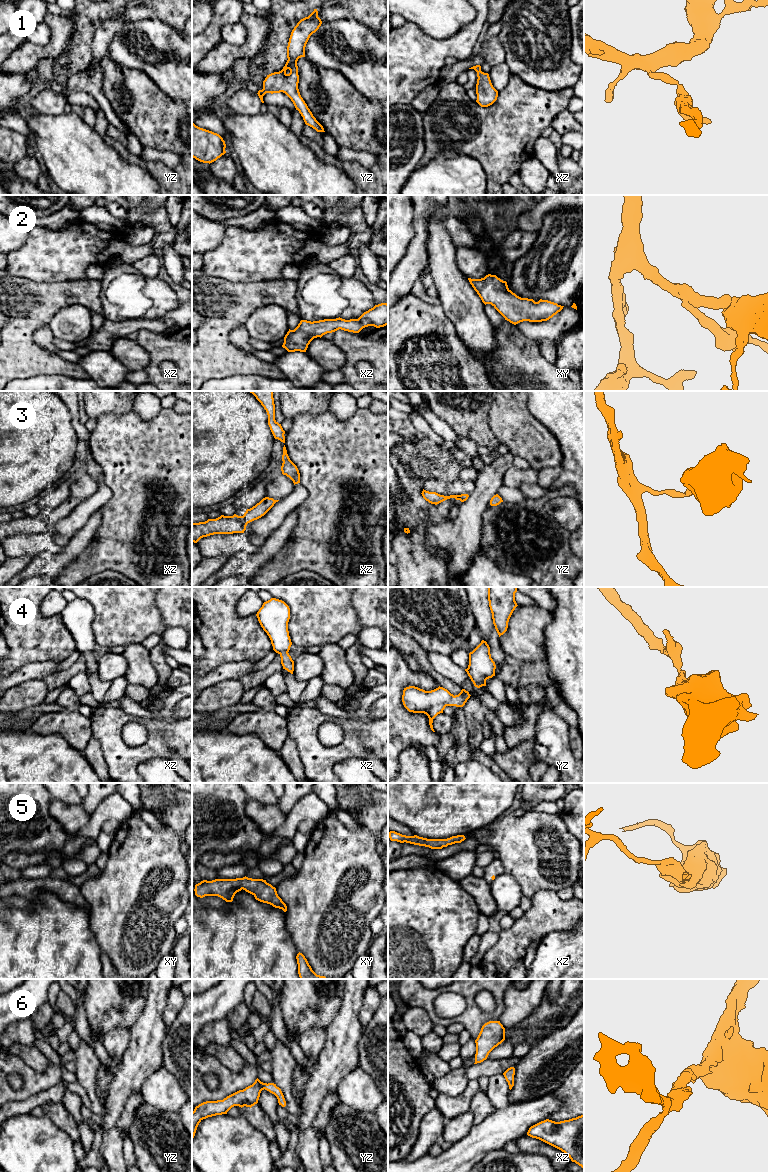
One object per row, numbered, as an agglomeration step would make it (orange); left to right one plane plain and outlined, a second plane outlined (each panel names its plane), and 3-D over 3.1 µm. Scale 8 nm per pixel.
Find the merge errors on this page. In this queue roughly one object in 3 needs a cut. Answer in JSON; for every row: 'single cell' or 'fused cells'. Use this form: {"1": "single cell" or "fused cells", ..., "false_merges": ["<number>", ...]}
{"1": "single cell", "2": "single cell", "3": "single cell", "4": "single cell", "5": "fused cells", "6": "single cell", "false_merges": ["5"]}

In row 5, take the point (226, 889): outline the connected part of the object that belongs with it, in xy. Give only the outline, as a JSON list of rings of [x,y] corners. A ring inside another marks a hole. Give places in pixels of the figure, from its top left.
[[[248,877],[236,879],[203,880],[195,885],[195,895],[203,898],[205,896],[218,896],[226,902],[232,902],[235,894],[242,890],[241,885],[248,880],[255,881],[254,897],[256,900],[272,905],[275,908],[287,911],[286,904],[278,896],[276,888],[263,879],[252,879]]]

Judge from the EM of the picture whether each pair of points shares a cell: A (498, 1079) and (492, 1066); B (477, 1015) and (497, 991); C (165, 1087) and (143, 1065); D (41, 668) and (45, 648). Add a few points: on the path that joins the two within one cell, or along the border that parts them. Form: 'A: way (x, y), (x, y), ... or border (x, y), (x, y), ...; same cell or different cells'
A: border (502, 1072), (495, 1073), (489, 1077); different cells
B: way (487, 1016), (492, 1016), (499, 1009), (499, 1001); same cell
C: border (162, 1065), (143, 1082), (139, 1089); different cells
D: border (65, 658), (29, 662), (20, 668); different cells

